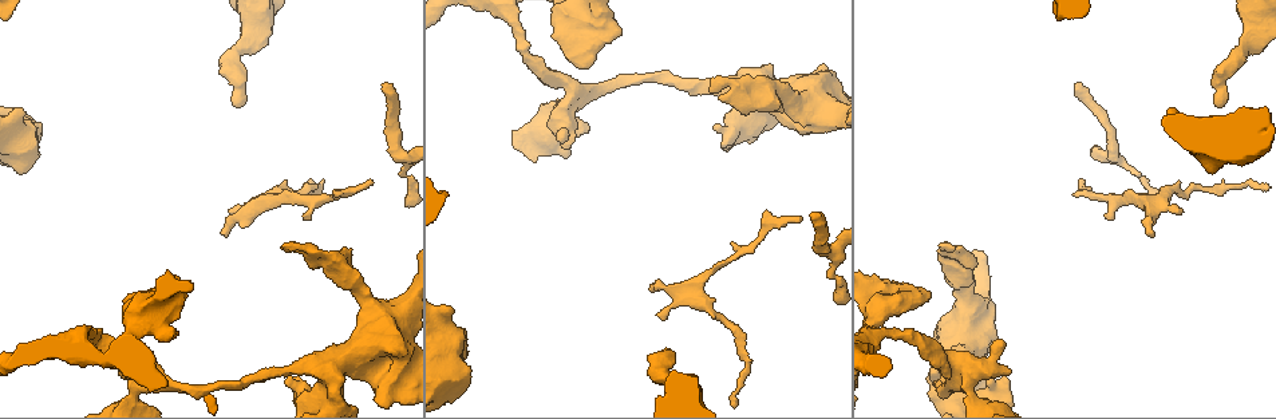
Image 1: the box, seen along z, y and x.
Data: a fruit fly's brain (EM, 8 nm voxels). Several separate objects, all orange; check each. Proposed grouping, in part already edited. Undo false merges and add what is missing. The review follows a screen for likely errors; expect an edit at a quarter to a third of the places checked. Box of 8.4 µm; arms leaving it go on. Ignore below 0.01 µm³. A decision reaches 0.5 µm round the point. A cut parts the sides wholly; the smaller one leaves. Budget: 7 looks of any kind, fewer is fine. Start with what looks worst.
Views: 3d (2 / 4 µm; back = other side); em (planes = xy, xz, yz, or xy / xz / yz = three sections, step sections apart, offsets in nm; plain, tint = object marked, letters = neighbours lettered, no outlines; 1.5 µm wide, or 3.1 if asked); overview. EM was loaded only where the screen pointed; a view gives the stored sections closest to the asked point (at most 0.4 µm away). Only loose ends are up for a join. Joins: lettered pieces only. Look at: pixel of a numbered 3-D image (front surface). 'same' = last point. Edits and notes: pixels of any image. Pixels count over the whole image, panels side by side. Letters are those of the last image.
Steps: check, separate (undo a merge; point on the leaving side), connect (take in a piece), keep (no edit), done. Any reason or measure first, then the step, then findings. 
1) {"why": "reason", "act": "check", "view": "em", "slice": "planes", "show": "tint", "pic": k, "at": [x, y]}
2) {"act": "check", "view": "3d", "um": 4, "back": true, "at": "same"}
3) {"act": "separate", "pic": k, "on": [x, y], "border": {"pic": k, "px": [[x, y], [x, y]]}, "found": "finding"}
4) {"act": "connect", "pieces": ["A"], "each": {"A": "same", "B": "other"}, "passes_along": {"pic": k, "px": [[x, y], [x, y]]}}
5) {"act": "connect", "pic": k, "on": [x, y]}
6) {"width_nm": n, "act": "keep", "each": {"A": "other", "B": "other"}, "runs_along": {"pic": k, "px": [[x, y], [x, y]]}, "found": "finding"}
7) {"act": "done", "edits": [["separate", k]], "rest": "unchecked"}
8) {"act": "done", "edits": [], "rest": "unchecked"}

{"why": "branch stops here", "act": "check", "view": "3d", "um": 2, "pic": 1, "at": [1079, 82]}

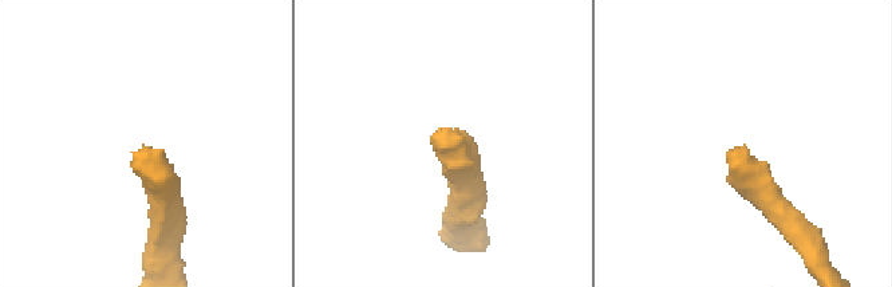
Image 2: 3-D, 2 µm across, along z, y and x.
{"act": "check", "view": "em", "slice": "xz", "step": 4, "show": "tint", "pic": 2, "at": [430, 136]}

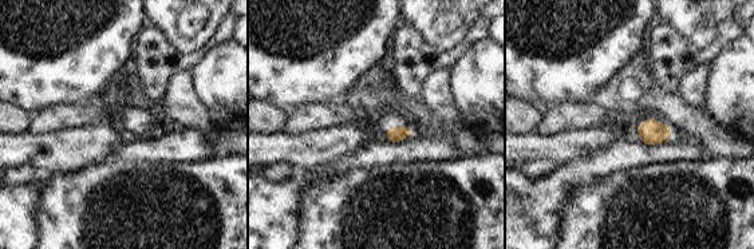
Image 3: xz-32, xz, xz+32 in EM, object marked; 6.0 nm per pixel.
{"act": "check", "view": "em", "slice": "planes", "show": "letters", "at": "same"}

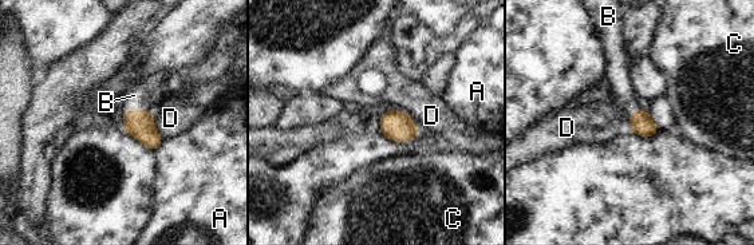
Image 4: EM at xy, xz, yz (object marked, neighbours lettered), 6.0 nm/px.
{"width_nm": 140, "act": "connect", "pieces": ["B"], "each": {"A": "other", "B": "same", "C": "other", "D": "other"}, "passes_along": {"pic": 4, "px": [[139, 125], [137, 109], [134, 95]]}, "found": "the neuron continues"}

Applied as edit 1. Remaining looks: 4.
{"act": "check", "view": "overview"}

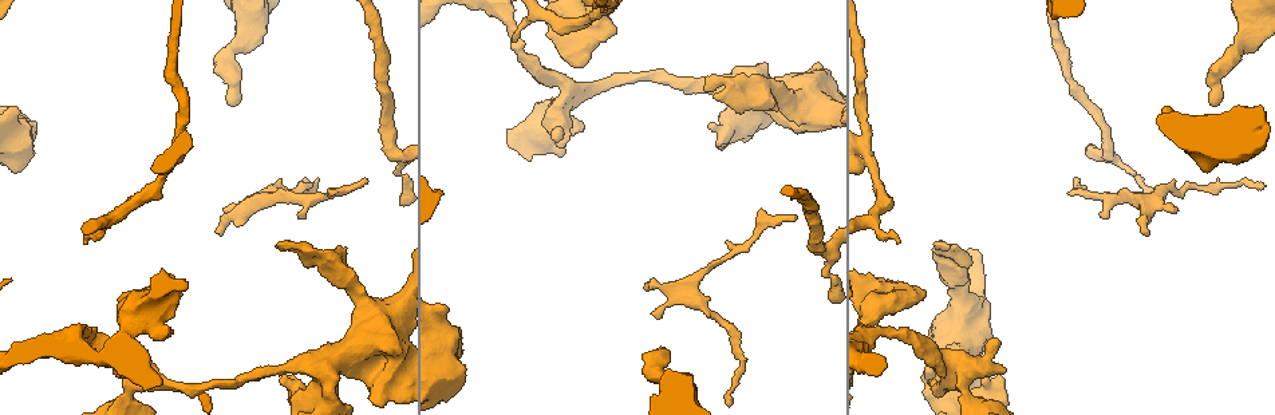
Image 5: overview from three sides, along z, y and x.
{"why": "thin end", "act": "check", "view": "3d", "um": 4, "pic": 5, "at": [1075, 183]}

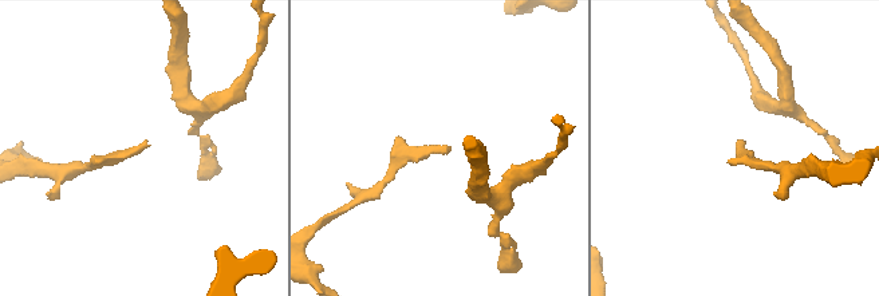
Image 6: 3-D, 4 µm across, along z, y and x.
{"why": "need the tissue", "act": "check", "view": "em", "slice": "planes", "show": "plain", "pic": 6, "at": [449, 146]}

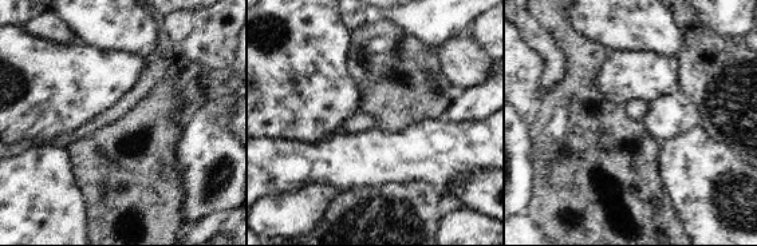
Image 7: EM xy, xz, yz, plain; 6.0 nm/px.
{"why": "see the neighbours", "act": "check", "view": "em", "slice": "planes", "show": "letters", "at": "same"}

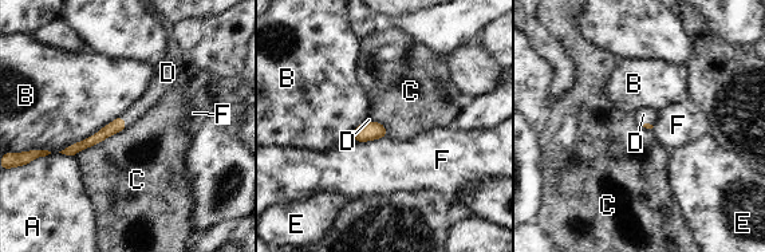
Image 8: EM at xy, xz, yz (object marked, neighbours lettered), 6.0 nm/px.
{"act": "connect", "pieces": ["D"], "each": {"A": "other", "B": "other", "C": "other", "D": "same", "E": "other", "F": "other"}, "passes_along": {"pic": 8, "px": [[117, 125], [122, 121], [152, 95]]}, "found": "the neuron continues"}

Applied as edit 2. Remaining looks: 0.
{"act": "done", "edits": [["connect", 4], ["connect", 8]], "rest": "unchecked"}

